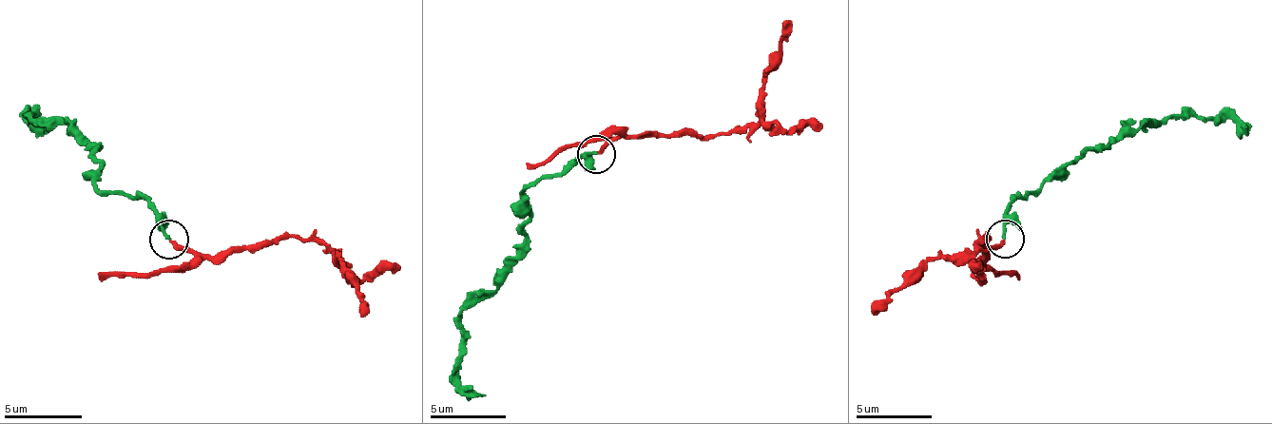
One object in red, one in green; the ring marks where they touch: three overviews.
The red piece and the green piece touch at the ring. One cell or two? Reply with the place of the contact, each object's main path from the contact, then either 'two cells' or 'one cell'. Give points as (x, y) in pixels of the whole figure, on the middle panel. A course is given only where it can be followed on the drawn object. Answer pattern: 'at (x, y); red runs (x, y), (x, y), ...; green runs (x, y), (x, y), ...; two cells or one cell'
at (596, 154); red runs (597, 155), (616, 140), (639, 136), (707, 136), (745, 128), (761, 109), (761, 79), (791, 22); green runs (597, 155), (582, 155), (525, 193), (525, 258), (494, 292), (460, 318), (456, 379), (487, 395); one cell

